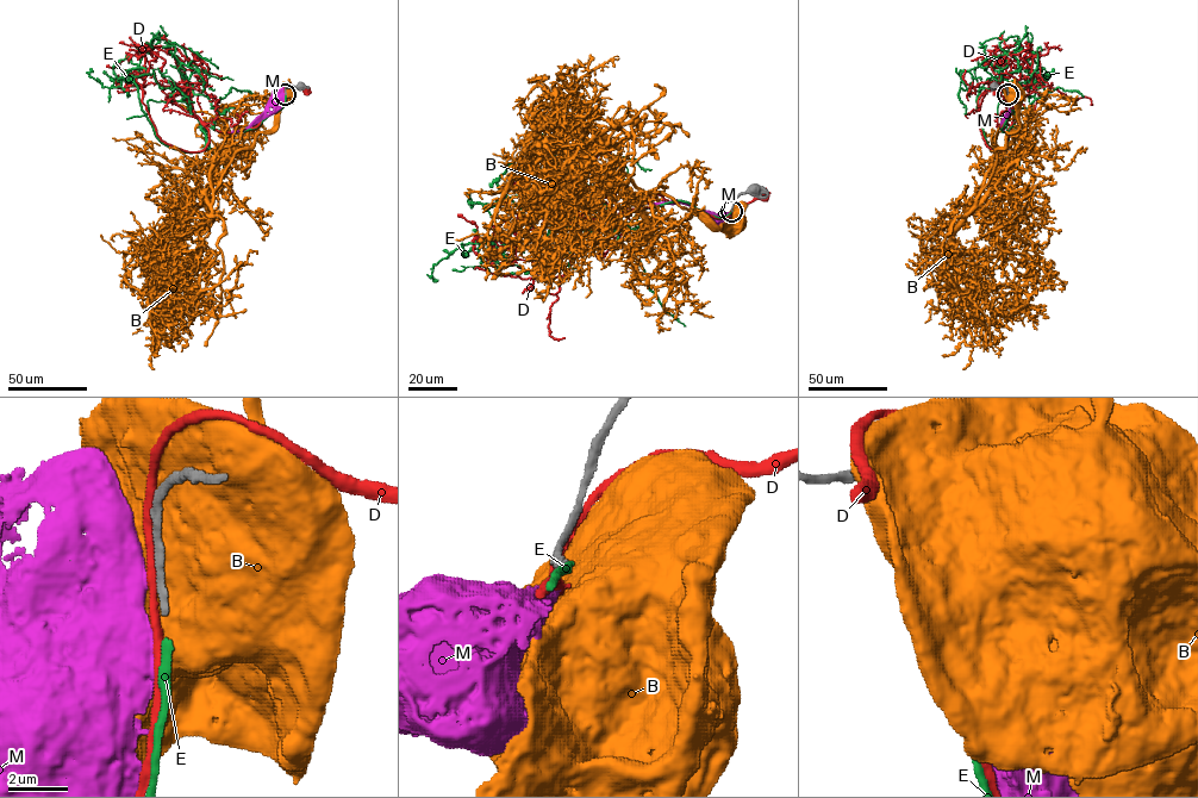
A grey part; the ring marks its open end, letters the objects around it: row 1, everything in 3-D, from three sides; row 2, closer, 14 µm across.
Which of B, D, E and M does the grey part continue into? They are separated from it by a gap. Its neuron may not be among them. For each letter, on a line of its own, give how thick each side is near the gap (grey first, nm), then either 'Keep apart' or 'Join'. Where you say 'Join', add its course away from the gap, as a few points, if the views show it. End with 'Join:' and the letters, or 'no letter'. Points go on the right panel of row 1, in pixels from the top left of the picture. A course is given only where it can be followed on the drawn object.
B: Thickness 240 nm (grey) against 1000 nm. Keep apart
D: Thickness 240 nm (grey) against 280 nm. Keep apart
E: Thickness 240 nm (grey) against 260 nm. Join. Its course: (1008, 95), (1000, 129), (1014, 128), (996, 153), (977, 108), (984, 85), (1025, 68), (1030, 88), (1053, 72)
M: Thickness 240 nm (grey) against 800 nm. Keep apart
Join: E

